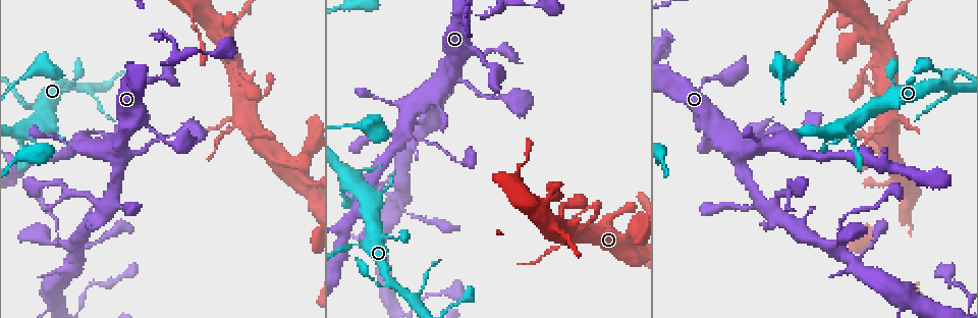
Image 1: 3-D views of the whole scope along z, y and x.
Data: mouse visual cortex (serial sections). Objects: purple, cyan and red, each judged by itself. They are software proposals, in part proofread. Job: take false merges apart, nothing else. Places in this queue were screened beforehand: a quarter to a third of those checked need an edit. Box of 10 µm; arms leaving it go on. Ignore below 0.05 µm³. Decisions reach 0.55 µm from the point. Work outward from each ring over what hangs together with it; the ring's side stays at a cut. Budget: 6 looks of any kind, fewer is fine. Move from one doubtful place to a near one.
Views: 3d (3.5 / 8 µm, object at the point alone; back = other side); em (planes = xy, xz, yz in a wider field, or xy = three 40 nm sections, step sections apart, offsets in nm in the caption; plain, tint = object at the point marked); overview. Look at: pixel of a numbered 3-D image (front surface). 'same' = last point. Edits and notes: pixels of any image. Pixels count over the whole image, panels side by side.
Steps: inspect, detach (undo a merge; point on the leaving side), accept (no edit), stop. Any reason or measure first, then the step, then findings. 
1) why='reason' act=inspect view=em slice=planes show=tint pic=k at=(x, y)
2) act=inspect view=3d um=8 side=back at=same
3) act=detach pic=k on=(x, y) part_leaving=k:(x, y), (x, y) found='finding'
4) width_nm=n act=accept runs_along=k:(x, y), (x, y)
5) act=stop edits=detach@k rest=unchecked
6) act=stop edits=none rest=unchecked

why='sharp bend' act=inspect view=3d um=8 pic=1 at=(28, 126)

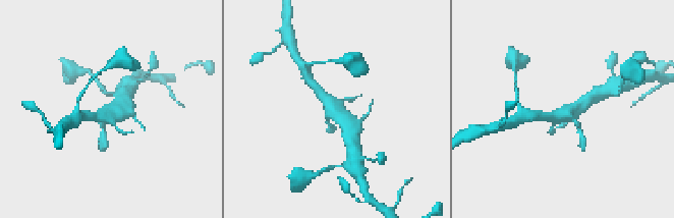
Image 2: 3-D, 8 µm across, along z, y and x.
why='now the EM' act=inspect view=em slice=xy step=1 show=tint at=same

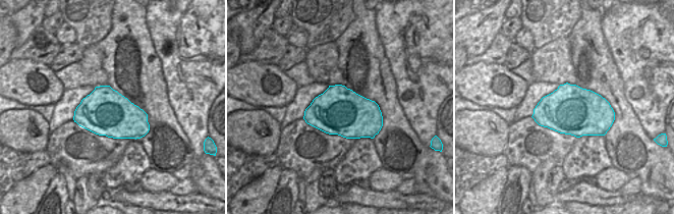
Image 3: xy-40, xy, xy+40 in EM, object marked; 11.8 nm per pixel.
act=accept runs_along=2:(351, 133), (320, 92) found='all the same cell'

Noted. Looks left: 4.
why='abrupt turn' act=inspect view=3d um=8 pic=1 at=(940, 73)

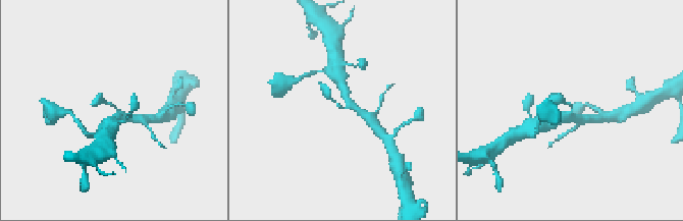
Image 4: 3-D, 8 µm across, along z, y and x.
why='shape alone is not enough' act=inspect view=em slice=xy step=1 show=tint at=same

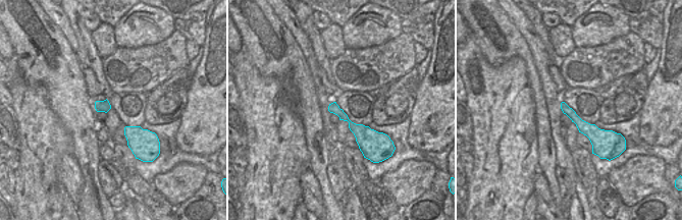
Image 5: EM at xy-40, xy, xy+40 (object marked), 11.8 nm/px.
act=accept runs_along=5:(331, 106), (364, 135), (379, 135) found='continuous, no second cell'

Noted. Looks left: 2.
why='abrupt turn' act=inspect view=3d um=8 pic=1 at=(557, 230)

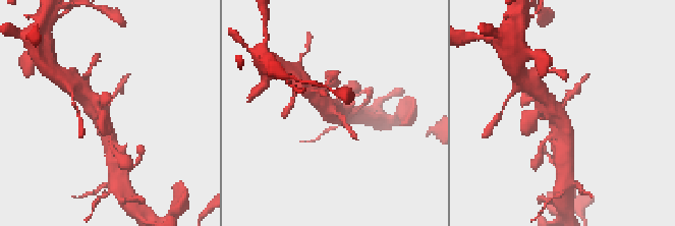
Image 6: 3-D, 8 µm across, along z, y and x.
act=inspect view=em slice=xy step=3 show=tint at=same

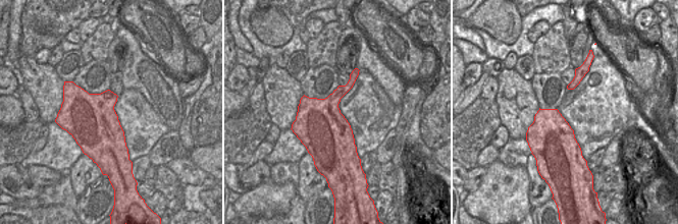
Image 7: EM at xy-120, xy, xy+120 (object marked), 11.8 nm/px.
act=accept runs_along=6:(106, 128), (102, 116), (75, 86) found='one cell here'

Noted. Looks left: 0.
act=stop edits=none rest=unchecked

